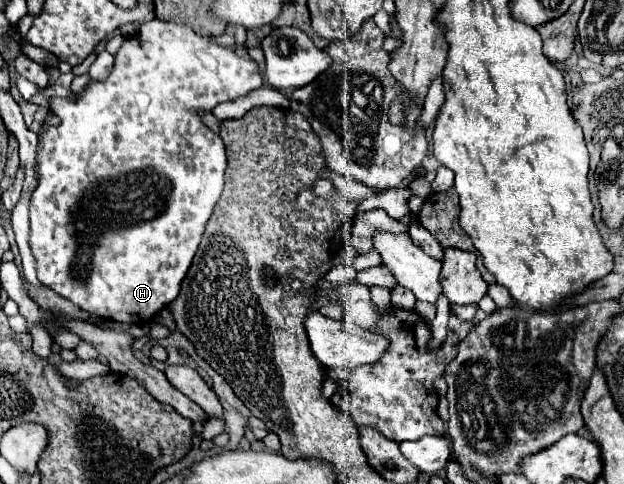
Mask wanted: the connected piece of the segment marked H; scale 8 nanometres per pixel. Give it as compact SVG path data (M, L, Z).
M145 22L141 24L139 32L133 38L125 38L121 48L115 54L113 70L105 82L93 82L87 92L71 102L71 100L61 100L53 98L51 100L51 110L61 118L59 126L53 126L45 132L43 136L43 148L39 154L39 170L41 170L41 184L31 196L29 204L29 222L31 222L31 236L29 244L35 256L35 266L37 266L37 278L43 282L43 286L51 288L59 296L71 300L75 306L99 316L103 320L139 320L139 322L149 322L153 316L163 310L167 304L171 304L177 294L181 280L185 278L191 260L197 252L197 246L201 242L205 224L213 212L213 206L217 204L221 192L223 192L223 172L227 166L225 158L225 146L219 134L213 134L205 122L203 114L211 112L217 104L221 102L231 102L241 96L247 96L251 90L263 86L263 76L251 58L237 56L233 48L223 48L213 42L213 38L199 36L193 28L185 24L175 24L175 22Z

